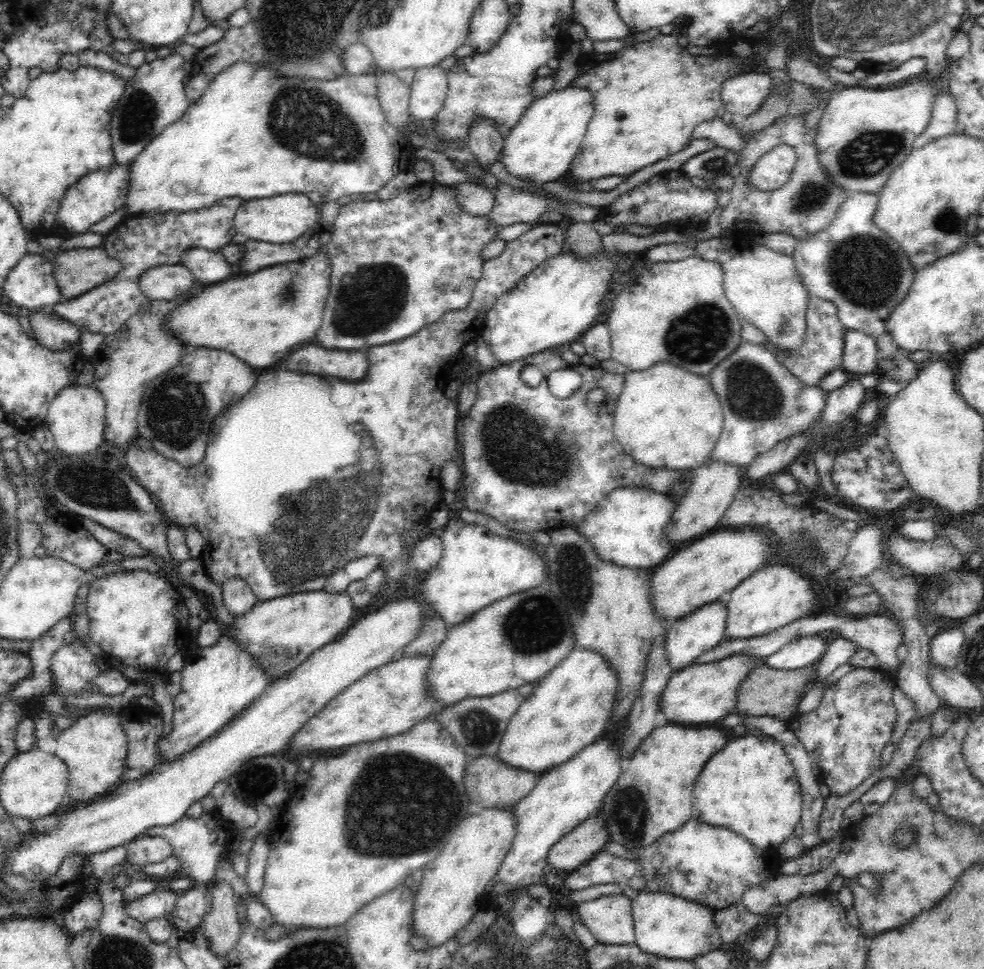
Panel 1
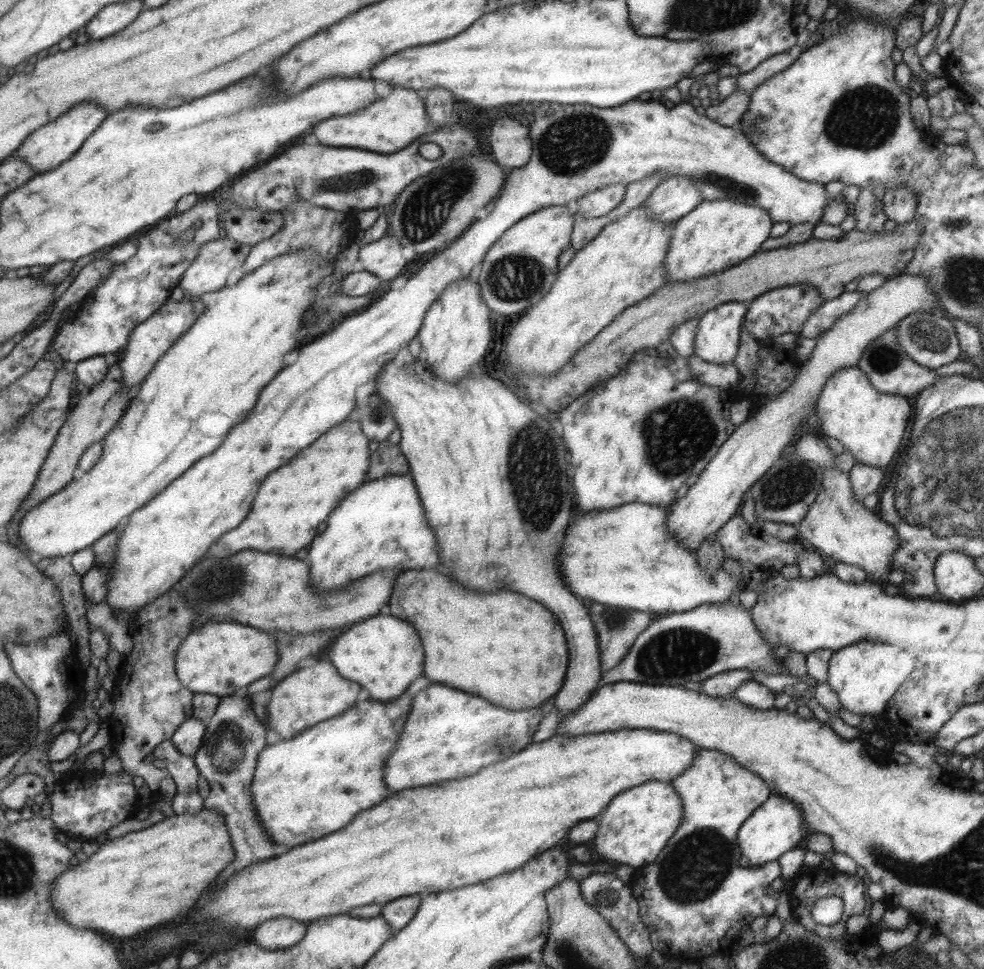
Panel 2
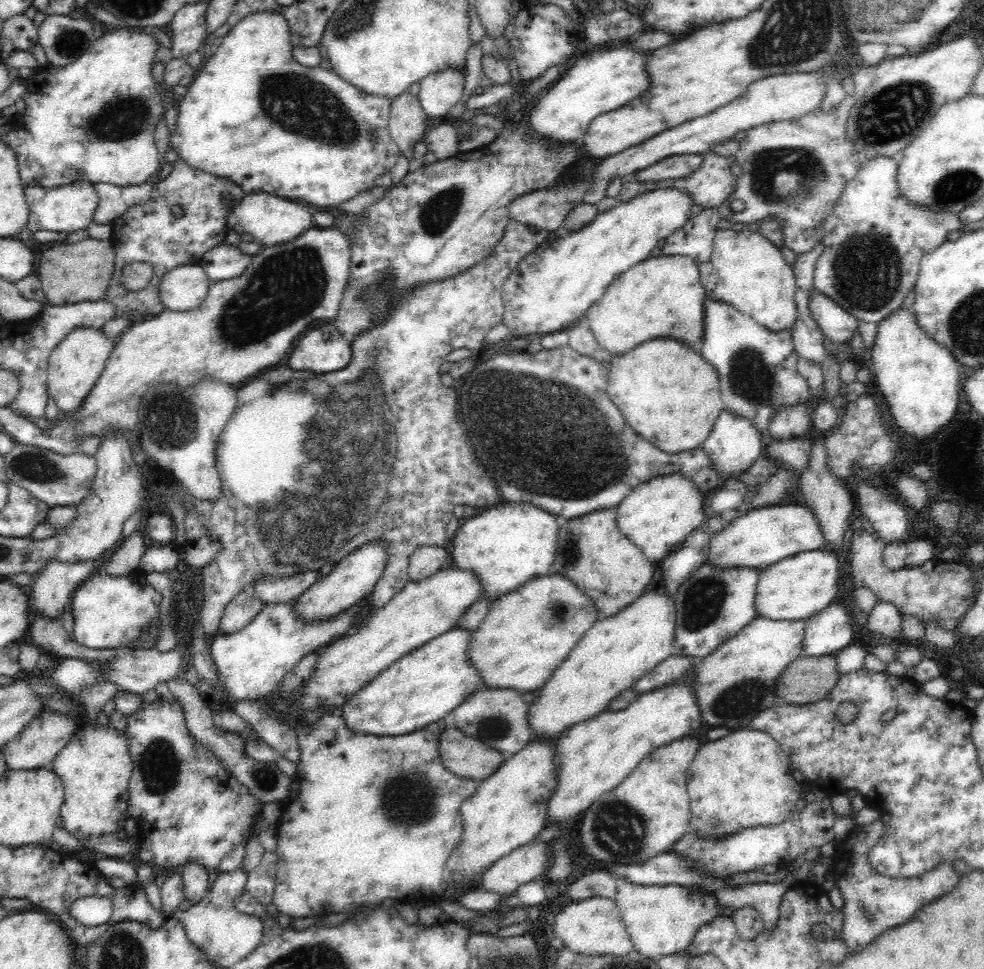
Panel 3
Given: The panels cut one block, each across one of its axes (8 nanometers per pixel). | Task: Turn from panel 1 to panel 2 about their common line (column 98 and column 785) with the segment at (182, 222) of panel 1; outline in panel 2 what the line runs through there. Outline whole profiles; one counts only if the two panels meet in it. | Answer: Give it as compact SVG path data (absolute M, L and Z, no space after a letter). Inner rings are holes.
M805 283L780 286L765 291L749 302L742 324L756 340L776 338L785 333L797 334L806 318L809 318L823 301L824 298L814 286L807 286Z

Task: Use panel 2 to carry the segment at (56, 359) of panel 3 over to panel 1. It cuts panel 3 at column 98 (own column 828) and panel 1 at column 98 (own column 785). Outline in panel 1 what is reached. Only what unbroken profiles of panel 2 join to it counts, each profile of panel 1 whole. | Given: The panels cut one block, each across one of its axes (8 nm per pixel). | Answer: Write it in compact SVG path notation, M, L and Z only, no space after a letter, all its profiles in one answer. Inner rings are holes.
M77 381L65 384L50 401L47 420L55 438L55 452L70 456L84 456L95 452L103 440L105 425L105 400L91 384L80 384Z

